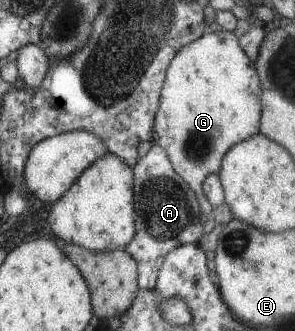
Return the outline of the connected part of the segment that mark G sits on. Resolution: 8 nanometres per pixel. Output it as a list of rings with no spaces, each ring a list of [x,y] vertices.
[[[206,30],[200,37],[183,45],[168,64],[152,129],[174,171],[195,193],[201,214],[208,214],[213,208],[202,189],[204,178],[217,173],[223,153],[232,144],[259,132],[262,91],[255,65],[246,57],[232,32]]]

